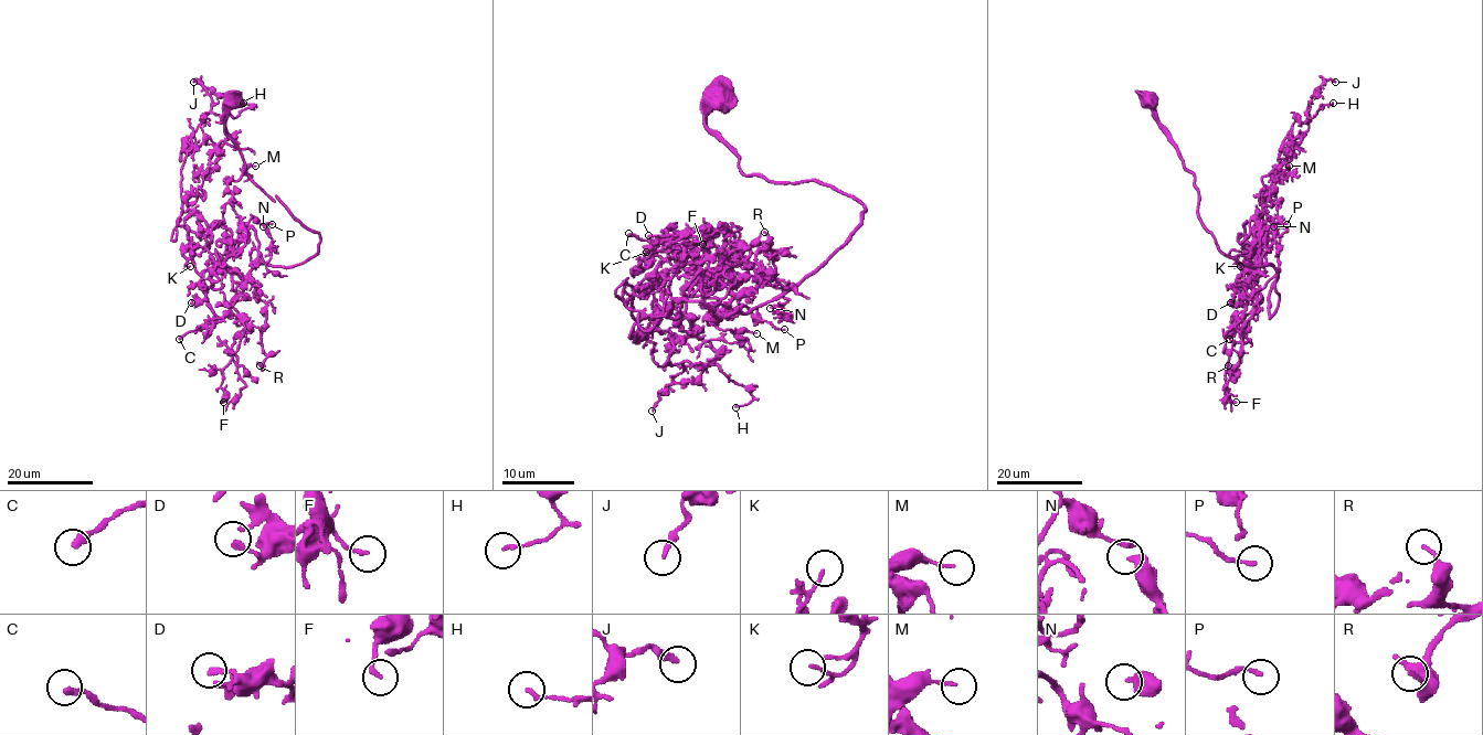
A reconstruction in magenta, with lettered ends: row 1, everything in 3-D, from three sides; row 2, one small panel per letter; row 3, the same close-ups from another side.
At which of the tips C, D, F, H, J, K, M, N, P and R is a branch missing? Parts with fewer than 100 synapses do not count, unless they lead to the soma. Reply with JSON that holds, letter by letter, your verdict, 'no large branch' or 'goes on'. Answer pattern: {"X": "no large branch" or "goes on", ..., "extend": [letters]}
{"C": "no large branch", "D": "no large branch", "F": "no large branch", "H": "no large branch", "J": "no large branch", "K": "no large branch", "M": "no large branch", "N": "no large branch", "P": "no large branch", "R": "no large branch", "extend": []}

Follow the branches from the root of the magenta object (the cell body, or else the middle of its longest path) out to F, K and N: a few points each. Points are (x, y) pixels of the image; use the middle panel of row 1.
F: (717, 98), (744, 173), (866, 209), (782, 294), (674, 318), (699, 269), (731, 280), (737, 228), (702, 244)
K: (717, 98), (706, 125), (744, 173), (830, 184), (864, 217), (724, 317), (670, 317), (699, 261), (646, 252)
N: (717, 98), (744, 173), (866, 209), (753, 309), (668, 315), (713, 272), (726, 306), (781, 288), (770, 308)

